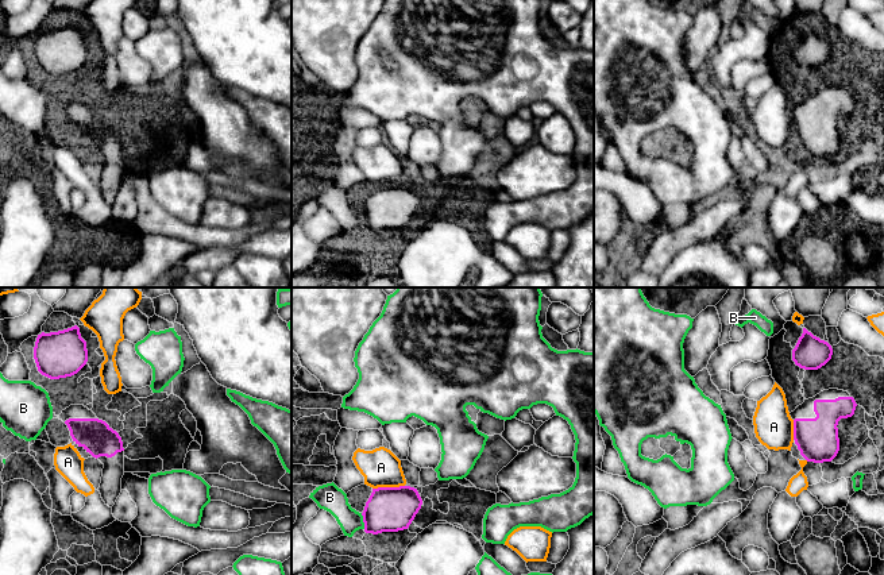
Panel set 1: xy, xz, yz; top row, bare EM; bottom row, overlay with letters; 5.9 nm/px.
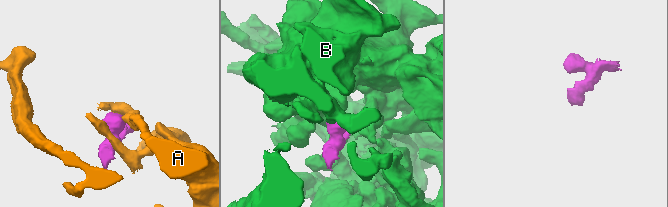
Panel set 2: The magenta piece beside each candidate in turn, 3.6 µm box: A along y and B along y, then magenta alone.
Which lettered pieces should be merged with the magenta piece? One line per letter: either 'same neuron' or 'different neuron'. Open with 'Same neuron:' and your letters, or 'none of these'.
Same neuron: none of these
A: different neuron
B: different neuron

